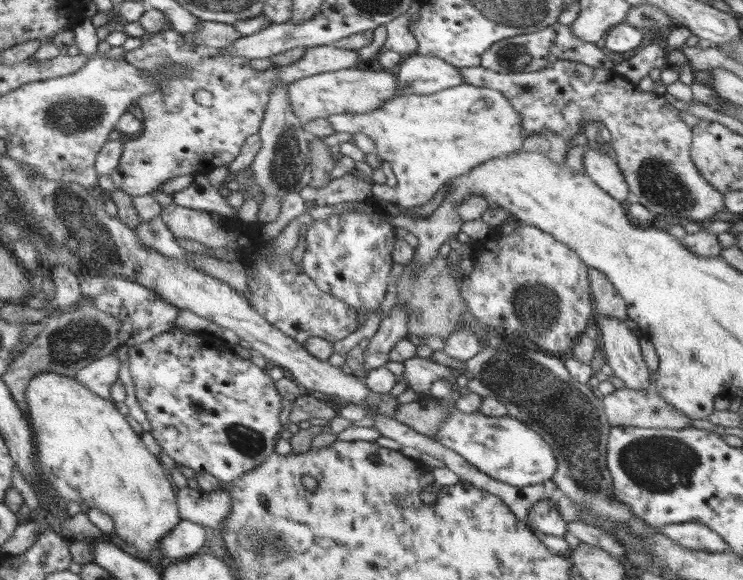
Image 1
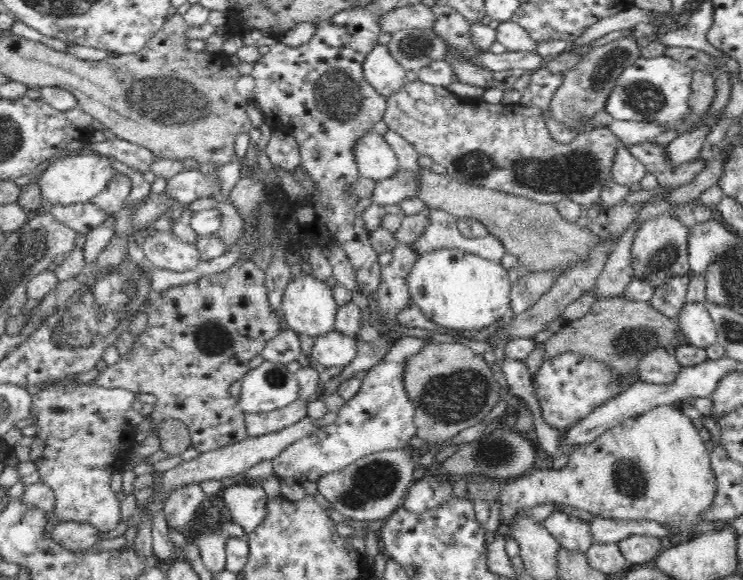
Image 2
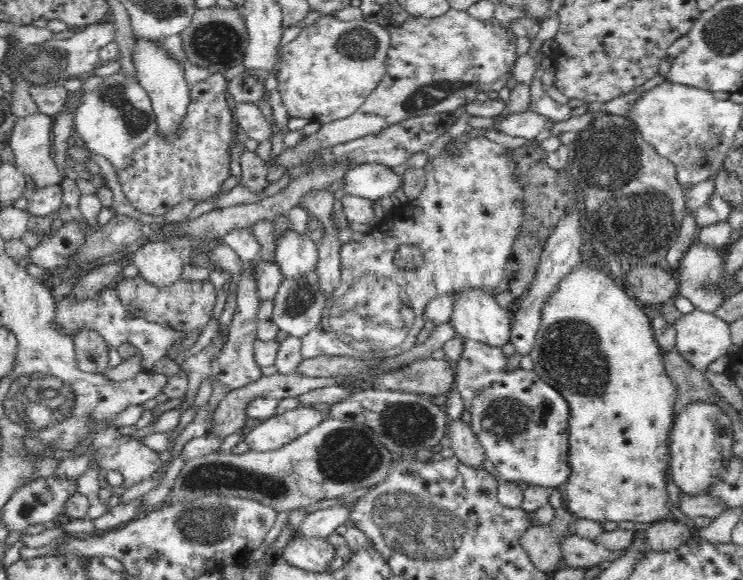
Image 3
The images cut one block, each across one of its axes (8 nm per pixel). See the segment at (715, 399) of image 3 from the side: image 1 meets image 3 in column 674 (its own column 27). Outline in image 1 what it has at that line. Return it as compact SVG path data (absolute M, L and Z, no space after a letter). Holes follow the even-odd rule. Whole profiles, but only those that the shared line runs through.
M88 303L78 304L77 308L70 312L52 311L51 315L44 319L44 325L34 341L13 357L13 361L1 376L10 389L10 396L16 402L16 408L20 408L24 415L28 413L27 386L37 374L55 372L62 376L75 376L78 370L87 367L98 358L113 354L119 347L120 327L121 322L117 318Z

